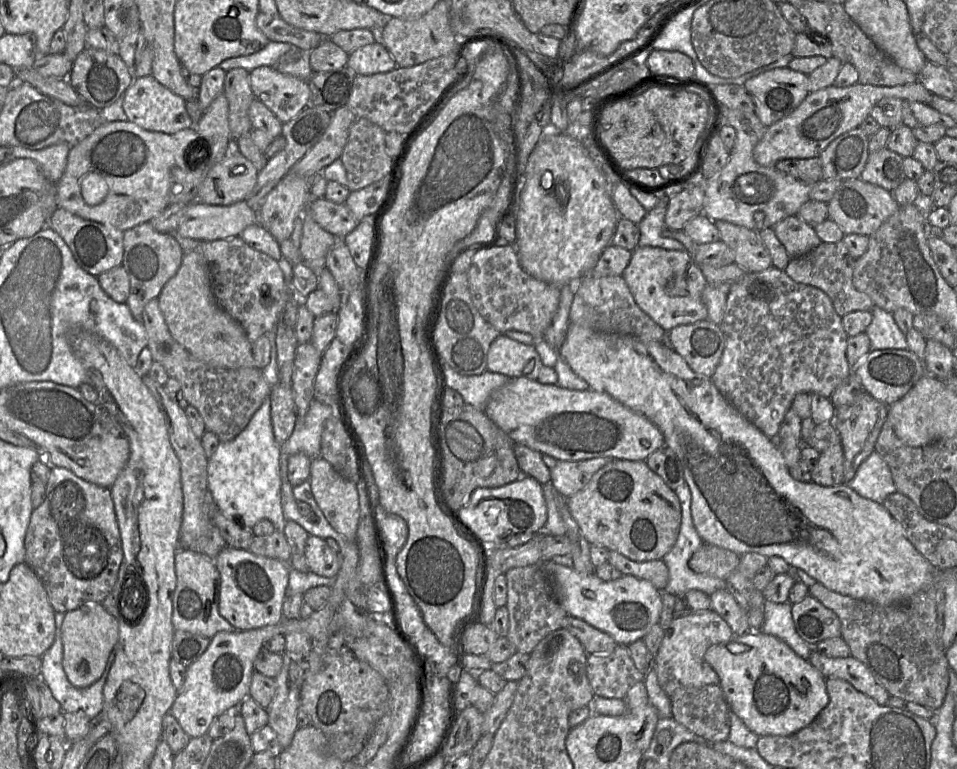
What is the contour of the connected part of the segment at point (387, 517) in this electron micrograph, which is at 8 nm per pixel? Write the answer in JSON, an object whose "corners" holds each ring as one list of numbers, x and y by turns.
{"corners":[[380,504,376,506,374,514,381,531,386,561,396,561,408,538,407,522,396,514,386,512]]}

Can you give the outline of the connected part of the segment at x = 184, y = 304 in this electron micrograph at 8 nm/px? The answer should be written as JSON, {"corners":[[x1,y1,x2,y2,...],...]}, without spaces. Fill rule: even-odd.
{"corners":[[200,252,185,253,176,274,166,283,157,299,172,337,196,359,220,368,255,367,253,344,242,325,215,300,209,265]]}

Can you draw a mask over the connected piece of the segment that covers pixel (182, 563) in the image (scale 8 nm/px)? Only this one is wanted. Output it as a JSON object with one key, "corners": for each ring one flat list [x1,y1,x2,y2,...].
{"corners":[[179,549,175,555,176,588,173,596,172,624,176,630,188,631,212,638,219,632,235,632,219,613,218,584,219,571,215,558,189,549]]}

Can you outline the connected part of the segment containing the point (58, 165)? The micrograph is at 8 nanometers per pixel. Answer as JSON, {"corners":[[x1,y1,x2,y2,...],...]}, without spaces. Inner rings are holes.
{"corners":[[60,142,40,150,28,150,22,147,9,147,10,152,19,159,31,159,43,172,46,179,56,184,66,167,67,156,71,146]]}

